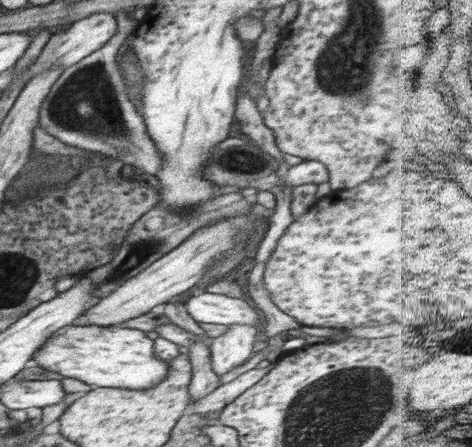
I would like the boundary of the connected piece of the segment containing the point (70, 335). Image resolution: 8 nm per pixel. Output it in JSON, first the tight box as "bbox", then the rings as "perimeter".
{"bbox":[31,325,169,390],"perimeter":[[[68,325],[58,329],[35,351],[31,364],[86,384],[130,390],[146,390],[160,384],[166,380],[169,367],[154,356],[154,340],[146,336],[146,331],[120,325]]]}

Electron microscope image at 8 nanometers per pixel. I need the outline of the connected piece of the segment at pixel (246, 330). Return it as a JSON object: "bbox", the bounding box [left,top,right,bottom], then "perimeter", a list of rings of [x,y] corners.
{"bbox":[209,325,260,376],"perimeter":[[[230,325],[227,332],[212,338],[209,346],[212,370],[220,376],[244,364],[254,355],[254,342],[259,338],[260,329],[254,325]]]}

